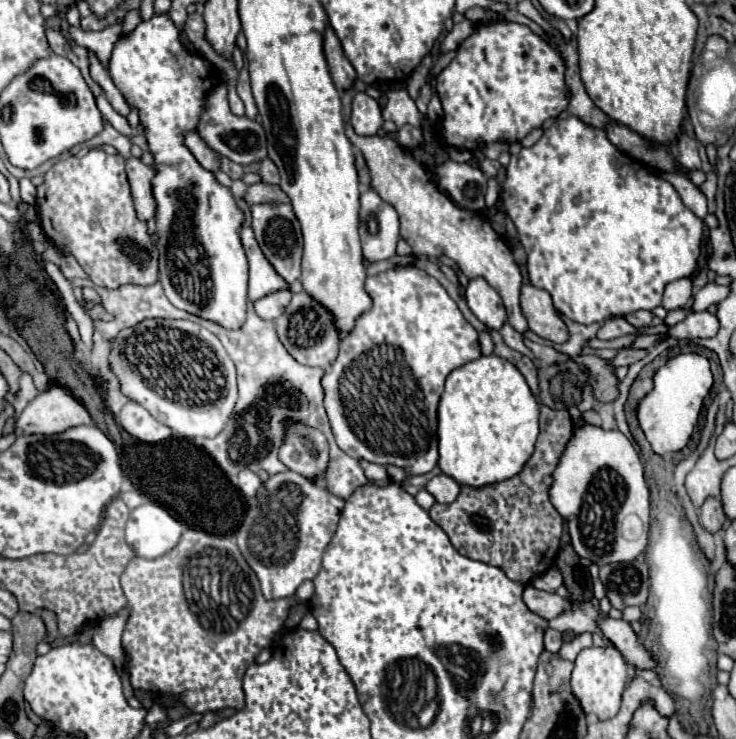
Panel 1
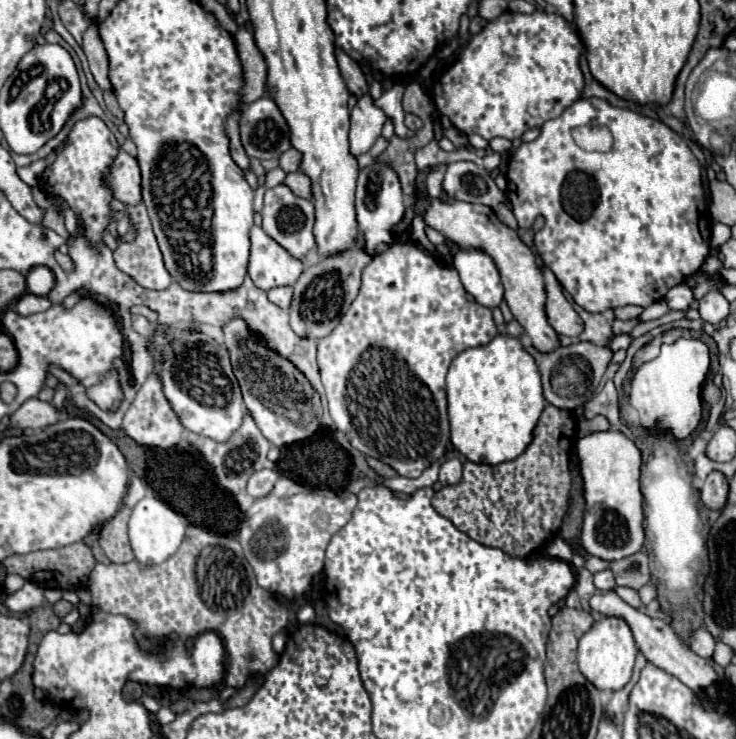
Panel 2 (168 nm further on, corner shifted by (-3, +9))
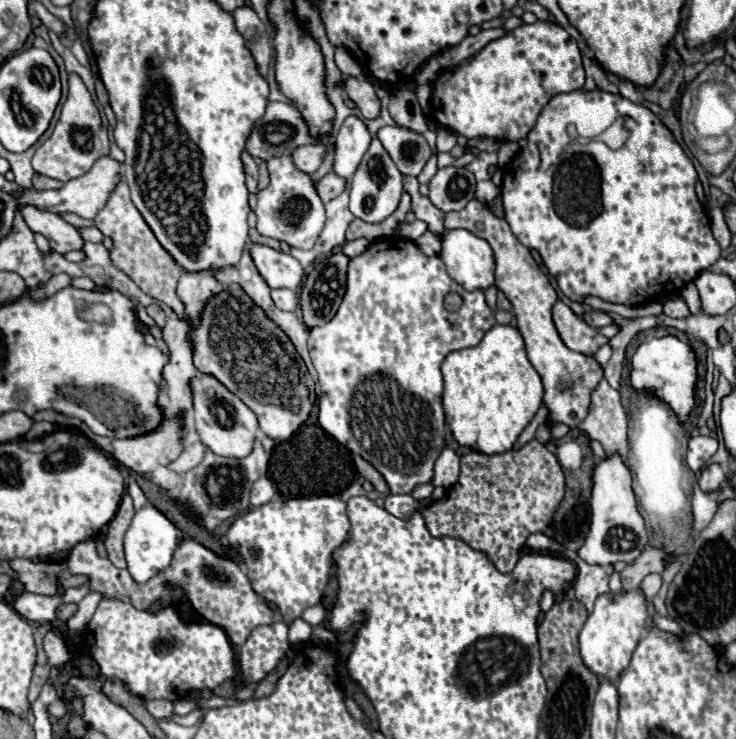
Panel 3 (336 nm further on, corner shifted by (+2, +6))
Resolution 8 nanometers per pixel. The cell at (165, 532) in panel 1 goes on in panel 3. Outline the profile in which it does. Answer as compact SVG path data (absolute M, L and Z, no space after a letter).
M147 504L139 508L131 520L131 526L125 534L125 558L127 558L127 570L131 572L135 582L147 582L157 572L165 570L171 562L173 550L177 546L177 526L167 520L153 504Z

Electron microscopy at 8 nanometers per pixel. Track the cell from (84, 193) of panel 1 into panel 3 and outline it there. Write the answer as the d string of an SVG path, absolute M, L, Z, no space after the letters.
M71 74L69 76L69 98L63 104L61 110L61 118L51 134L49 140L45 140L33 156L33 170L37 174L61 180L61 182L69 182L81 174L85 174L95 160L99 160L101 156L109 154L109 138L107 138L107 130L101 124L101 116L97 106L91 100L91 94L87 92L85 84L81 82L79 76Z

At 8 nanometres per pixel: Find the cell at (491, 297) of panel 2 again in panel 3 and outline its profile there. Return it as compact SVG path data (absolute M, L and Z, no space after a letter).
M445 230L441 260L447 266L449 276L461 284L467 292L477 288L487 290L493 286L493 252L489 244L467 230Z

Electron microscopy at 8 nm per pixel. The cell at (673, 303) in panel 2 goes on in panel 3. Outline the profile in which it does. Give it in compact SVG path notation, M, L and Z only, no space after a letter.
M671 298L671 300L663 302L663 314L671 316L671 318L685 318L685 316L689 316L689 308L683 298Z

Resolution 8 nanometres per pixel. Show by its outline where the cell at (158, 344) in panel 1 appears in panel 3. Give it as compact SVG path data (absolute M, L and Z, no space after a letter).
M197 374L191 382L193 392L193 424L201 442L219 456L243 458L251 452L255 432L259 430L255 414L233 394L229 392L215 376Z

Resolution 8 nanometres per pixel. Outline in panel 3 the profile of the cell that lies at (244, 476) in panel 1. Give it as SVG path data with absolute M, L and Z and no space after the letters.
M263 476L263 478L257 480L257 482L253 484L253 488L251 488L251 506L263 506L263 504L267 504L273 496L275 496L275 486L273 486L273 482L271 482L267 476Z

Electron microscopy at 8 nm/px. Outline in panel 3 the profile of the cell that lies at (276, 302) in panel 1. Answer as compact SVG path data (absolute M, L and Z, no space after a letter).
M271 290L271 298L279 310L293 312L297 308L297 294L293 290Z

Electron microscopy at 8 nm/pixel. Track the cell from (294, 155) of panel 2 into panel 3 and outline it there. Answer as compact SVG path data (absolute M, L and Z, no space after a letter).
M309 144L309 146L301 146L297 148L291 156L293 156L293 164L297 164L297 168L301 168L307 174L313 174L325 156L325 146L323 144Z

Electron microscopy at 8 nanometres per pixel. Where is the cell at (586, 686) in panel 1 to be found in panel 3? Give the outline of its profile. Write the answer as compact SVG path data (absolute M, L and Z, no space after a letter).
M623 592L621 596L603 594L597 598L593 612L589 614L581 634L579 634L579 652L583 664L597 676L607 680L617 680L621 672L629 666L629 660L643 636L647 620L645 596L637 592Z

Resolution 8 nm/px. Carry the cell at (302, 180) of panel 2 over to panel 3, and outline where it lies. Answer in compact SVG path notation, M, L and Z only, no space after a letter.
M329 172L321 180L315 180L315 188L317 188L317 194L321 196L323 204L327 204L331 198L339 196L345 190L345 178L337 176L335 172Z

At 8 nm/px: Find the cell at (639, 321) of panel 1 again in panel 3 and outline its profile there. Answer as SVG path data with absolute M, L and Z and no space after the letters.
M589 312L589 314L585 314L585 318L583 318L589 326L593 326L593 328L603 328L603 326L609 326L609 324L613 324L613 318L607 314L607 312Z

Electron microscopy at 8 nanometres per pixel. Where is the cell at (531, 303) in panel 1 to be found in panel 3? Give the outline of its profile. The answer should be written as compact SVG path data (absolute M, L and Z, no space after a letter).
M561 300L553 306L553 322L555 328L565 342L567 348L581 352L581 354L595 354L601 344L607 342L603 334L599 334L595 328L585 324L569 306L565 306Z

